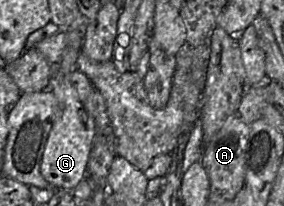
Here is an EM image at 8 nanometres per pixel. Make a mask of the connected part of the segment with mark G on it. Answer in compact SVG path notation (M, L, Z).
M53 75L49 85L45 90L50 91L53 88L53 93L57 99L56 119L49 133L49 137L44 150L40 171L43 177L57 189L73 190L78 184L87 177L87 164L96 133L96 124L84 103L79 100L76 90L73 86L59 78L63 75Z

